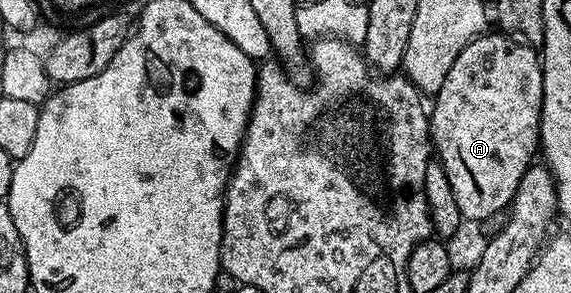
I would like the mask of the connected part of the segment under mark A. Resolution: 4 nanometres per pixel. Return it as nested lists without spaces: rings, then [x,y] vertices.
[[[486,32],[471,40],[471,44],[455,56],[455,64],[451,64],[451,72],[447,72],[447,80],[443,80],[443,88],[439,88],[428,111],[429,140],[436,161],[443,164],[447,180],[451,182],[451,192],[455,192],[455,204],[459,204],[462,219],[489,218],[512,202],[519,180],[534,161],[533,153],[536,155],[539,150],[542,100],[543,72],[534,47],[507,34]]]

